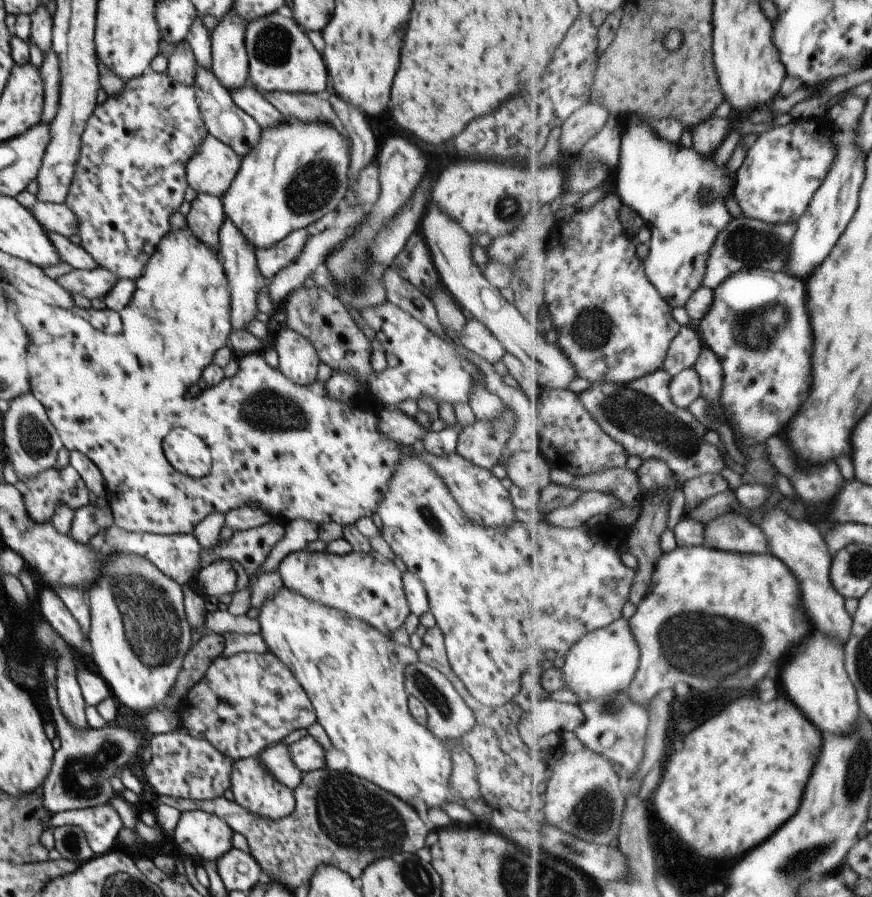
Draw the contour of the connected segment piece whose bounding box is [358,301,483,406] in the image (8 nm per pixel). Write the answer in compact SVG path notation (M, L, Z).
M389 301L360 308L358 314L373 330L382 351L398 358L397 366L387 367L370 379L370 394L384 406L394 406L405 399L417 400L420 395L428 396L436 404L439 401L449 404L468 401L472 382L483 374L458 356L447 342L435 337L425 325Z

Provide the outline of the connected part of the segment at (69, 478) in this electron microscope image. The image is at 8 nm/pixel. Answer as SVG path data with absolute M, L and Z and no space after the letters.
M66 465L61 469L49 467L37 474L23 477L22 481L18 483L18 490L27 516L37 524L50 522L50 518L53 516L55 507L58 504L64 504L74 511L89 503L87 487L71 465Z

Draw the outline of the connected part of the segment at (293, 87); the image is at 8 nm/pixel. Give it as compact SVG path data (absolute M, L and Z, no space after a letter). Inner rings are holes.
M284 10L251 19L244 30L248 78L259 92L287 91L319 94L326 90L327 72L321 56L313 48L306 32Z

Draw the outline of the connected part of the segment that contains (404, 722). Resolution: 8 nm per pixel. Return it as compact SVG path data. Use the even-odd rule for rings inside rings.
M283 585L273 596L263 601L258 608L256 621L258 635L264 640L267 651L289 669L313 706L319 726L325 730L331 744L347 756L347 772L355 776L365 776L375 786L395 794L405 802L411 802L411 798L417 796L429 808L442 809L445 803L463 805L448 787L448 750L427 728L413 720L407 708L408 694L403 686L403 675L407 665L418 662L415 650L411 650L409 645L397 643L385 633L370 627L364 620L309 600Z

